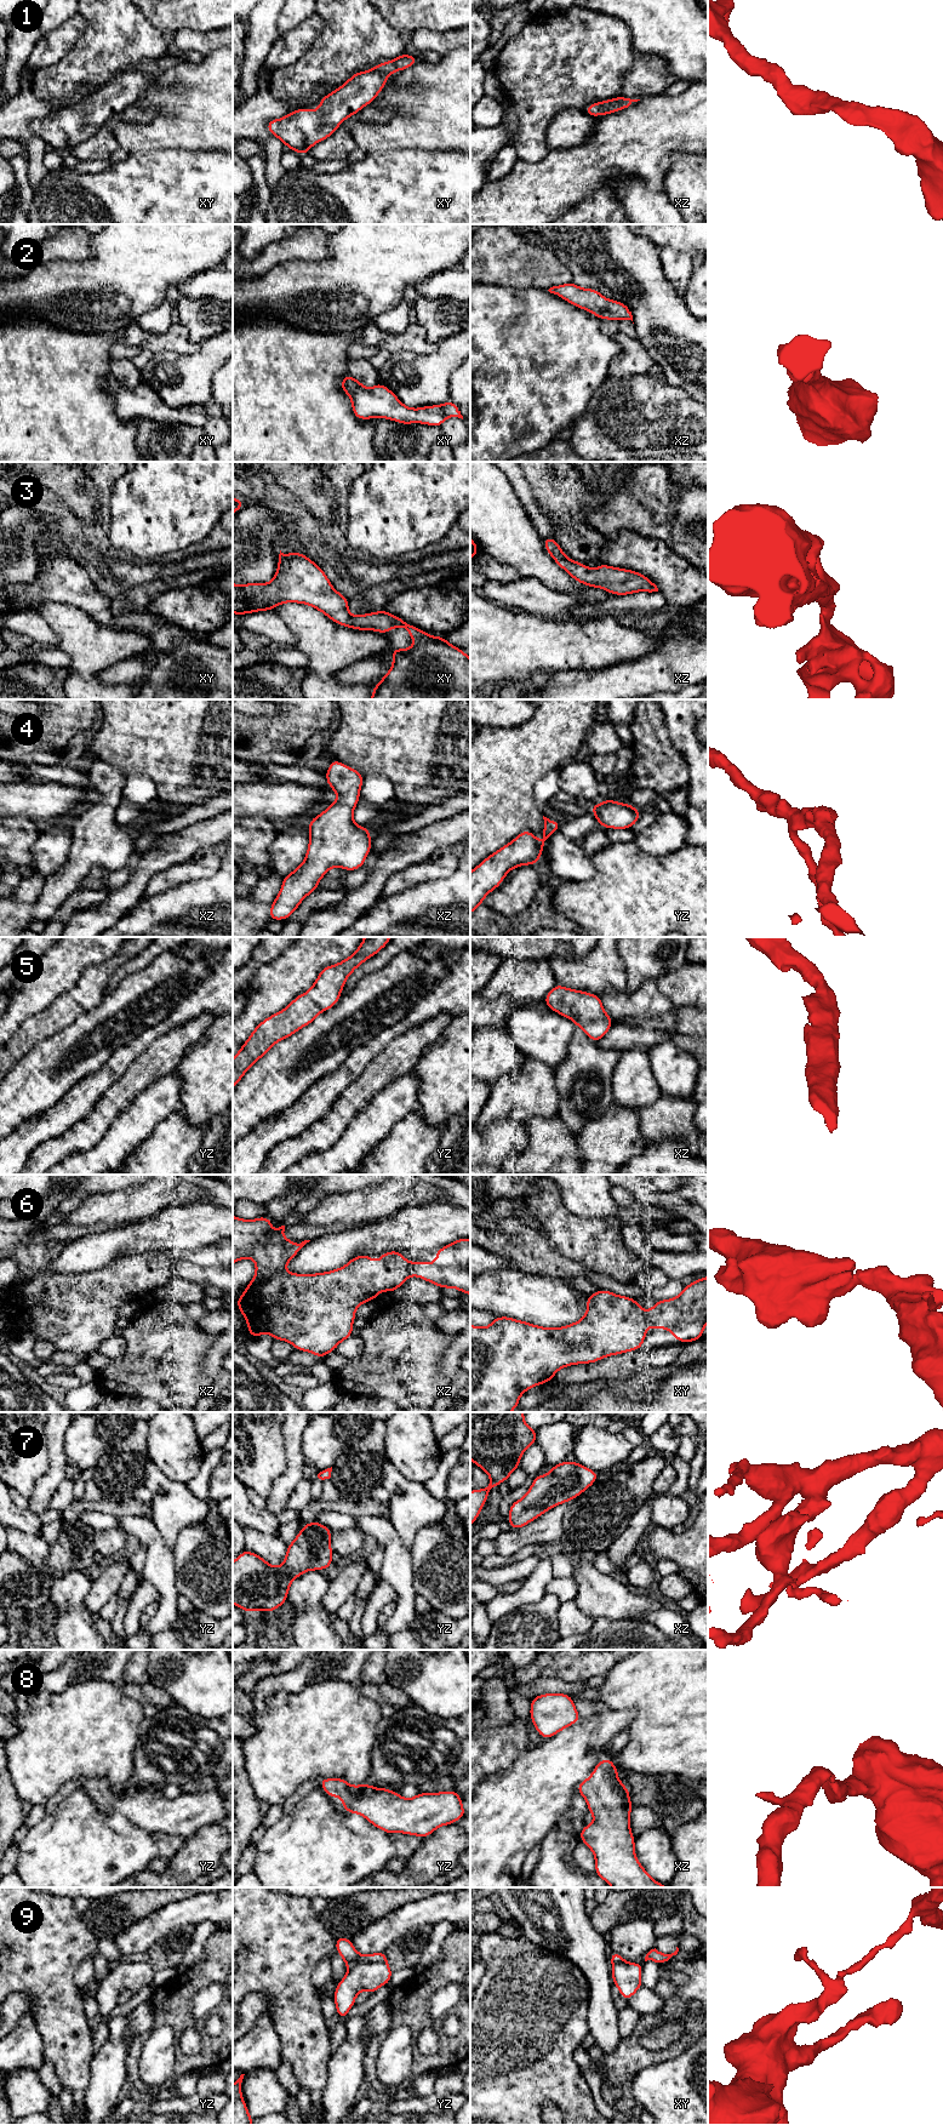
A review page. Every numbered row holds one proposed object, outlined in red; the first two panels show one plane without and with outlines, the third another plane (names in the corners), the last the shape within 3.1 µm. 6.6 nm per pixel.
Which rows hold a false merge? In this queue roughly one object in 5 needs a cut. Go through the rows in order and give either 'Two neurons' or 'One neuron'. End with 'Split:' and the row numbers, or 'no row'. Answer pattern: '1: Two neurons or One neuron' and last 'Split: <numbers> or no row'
1: One neuron
2: One neuron
3: One neuron
4: One neuron
5: One neuron
6: One neuron
7: One neuron
8: One neuron
9: Two neurons
Split: 9

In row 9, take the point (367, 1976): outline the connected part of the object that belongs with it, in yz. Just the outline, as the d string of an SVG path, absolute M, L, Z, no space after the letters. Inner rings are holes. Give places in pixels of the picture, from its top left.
M362 1963L347 1970L347 1973L337 1984L333 1993L336 2012L342 2021L345 2020L349 2010L354 2007L358 1994L368 1990L371 1995L390 1982L393 1971L388 1963Z

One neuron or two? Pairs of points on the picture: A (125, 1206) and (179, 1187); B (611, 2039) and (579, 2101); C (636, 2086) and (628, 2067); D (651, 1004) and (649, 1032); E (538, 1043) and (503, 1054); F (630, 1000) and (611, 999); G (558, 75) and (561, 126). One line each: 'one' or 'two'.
A: one
B: two
C: two
D: two
E: two
F: one
G: two

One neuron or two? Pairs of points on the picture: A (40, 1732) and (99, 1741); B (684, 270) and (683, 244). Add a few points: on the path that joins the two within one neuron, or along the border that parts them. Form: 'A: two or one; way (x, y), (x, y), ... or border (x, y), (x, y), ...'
A: one; way (55, 1732), (85, 1732)
B: two; border (661, 247), (686, 252), (690, 256)

